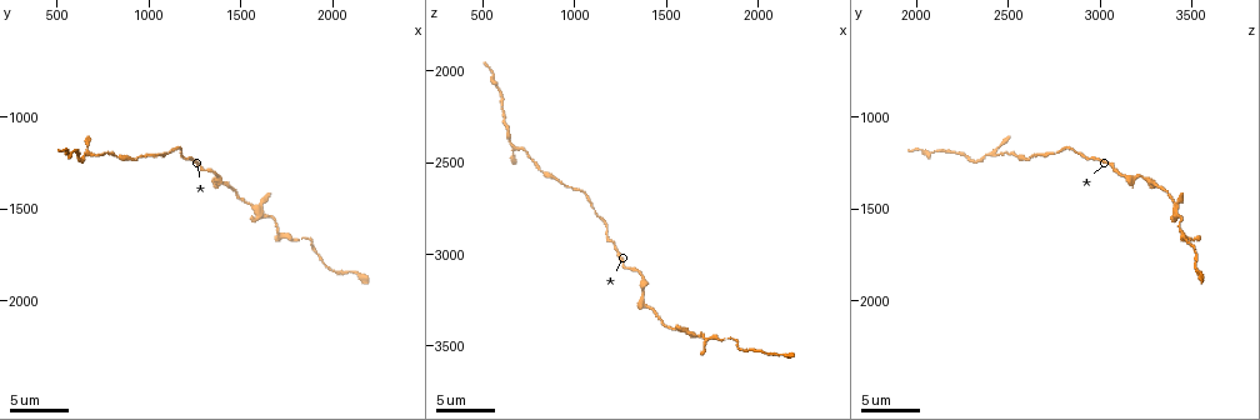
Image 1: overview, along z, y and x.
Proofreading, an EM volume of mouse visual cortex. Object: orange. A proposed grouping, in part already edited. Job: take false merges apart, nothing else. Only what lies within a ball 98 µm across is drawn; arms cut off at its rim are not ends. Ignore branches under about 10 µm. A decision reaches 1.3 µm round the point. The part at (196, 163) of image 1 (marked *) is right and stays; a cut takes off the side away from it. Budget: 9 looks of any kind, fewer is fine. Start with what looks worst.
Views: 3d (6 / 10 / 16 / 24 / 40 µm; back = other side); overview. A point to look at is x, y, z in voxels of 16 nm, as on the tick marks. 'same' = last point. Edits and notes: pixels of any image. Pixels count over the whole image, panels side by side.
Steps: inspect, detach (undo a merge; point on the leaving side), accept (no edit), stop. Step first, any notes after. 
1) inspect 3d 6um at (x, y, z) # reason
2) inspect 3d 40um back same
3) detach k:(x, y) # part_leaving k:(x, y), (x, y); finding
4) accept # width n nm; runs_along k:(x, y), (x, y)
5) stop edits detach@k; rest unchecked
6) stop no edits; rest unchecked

inspect 3d 6um at (1740, 1640, 3460) # calibre changes

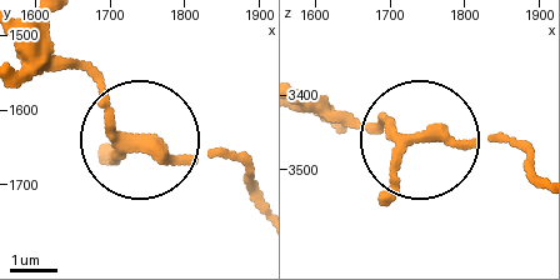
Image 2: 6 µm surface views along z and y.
inspect 3d 6um back at (1745, 1645, 3450)

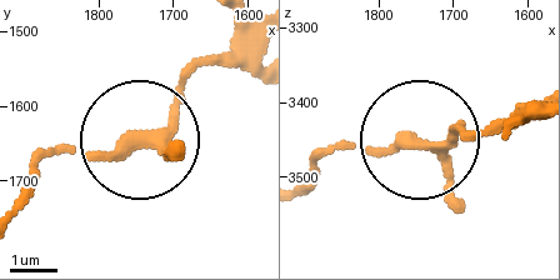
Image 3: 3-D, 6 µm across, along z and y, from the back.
accept # arms 3; runs_along 3:(531, 106), (375, 154), (340, 143), (320, 150); continuous, no second cell

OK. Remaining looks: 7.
inspect 3d 10um at (1540, 1460, 3400) # two arms in line, one across

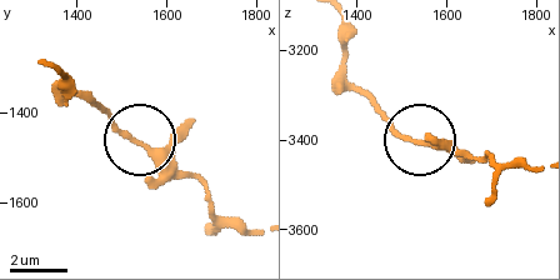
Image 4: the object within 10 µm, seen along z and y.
accept # arms 3; one cell here

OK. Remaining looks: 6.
inspect 3d 10um at (940, 1220, 2620) # calibre changes

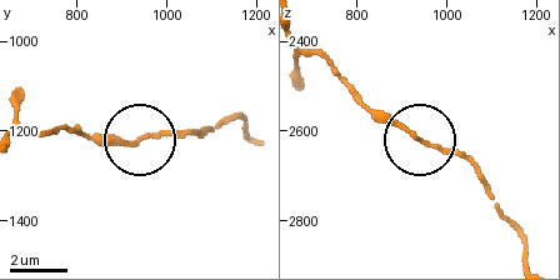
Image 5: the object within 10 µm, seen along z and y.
accept # runs_along 5:(528, 255), (470, 161), (420, 143), (350, 85); continuous, no second cell

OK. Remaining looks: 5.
inspect 3d 16um at (1380, 1320, 3220) # thin neck

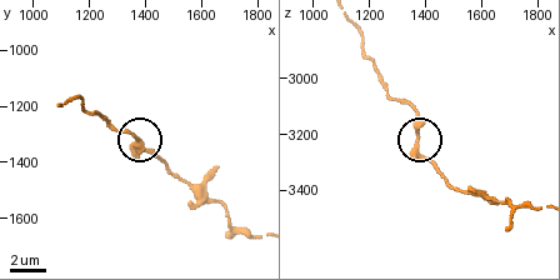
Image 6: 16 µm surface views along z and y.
accept # runs_along 6:(386, 85), (390, 96), (416, 115), (419, 151), (444, 181); all the same cell

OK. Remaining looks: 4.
stop no edits; rest unchecked

